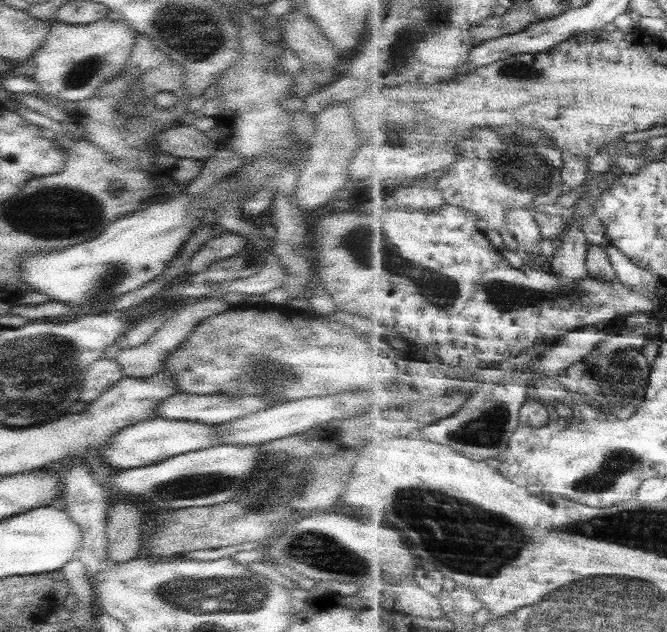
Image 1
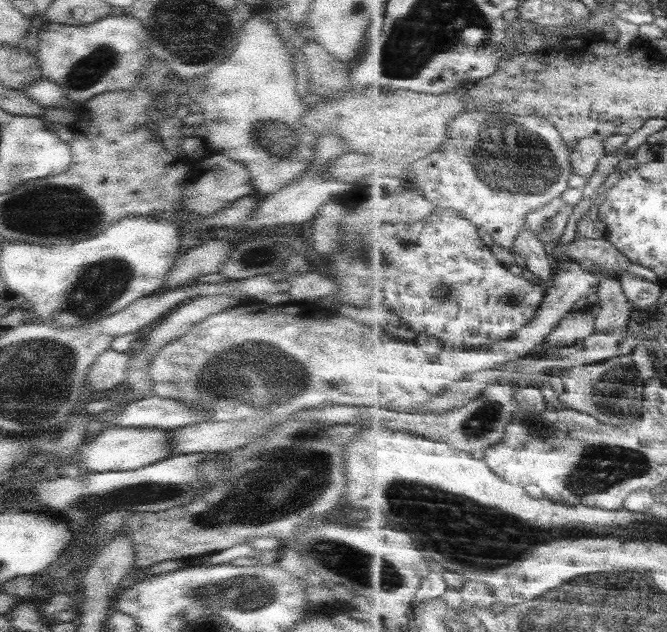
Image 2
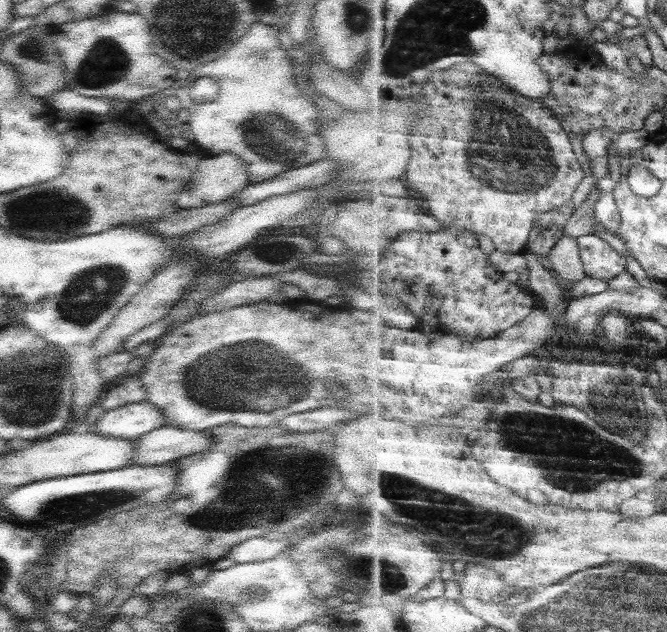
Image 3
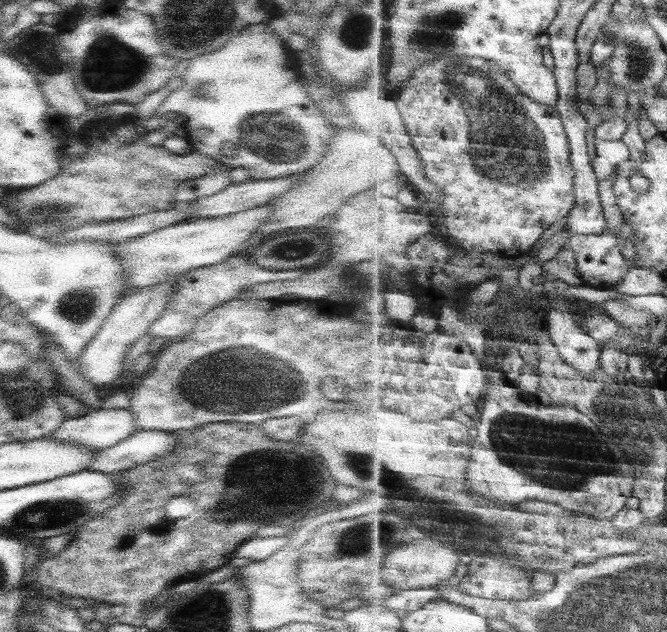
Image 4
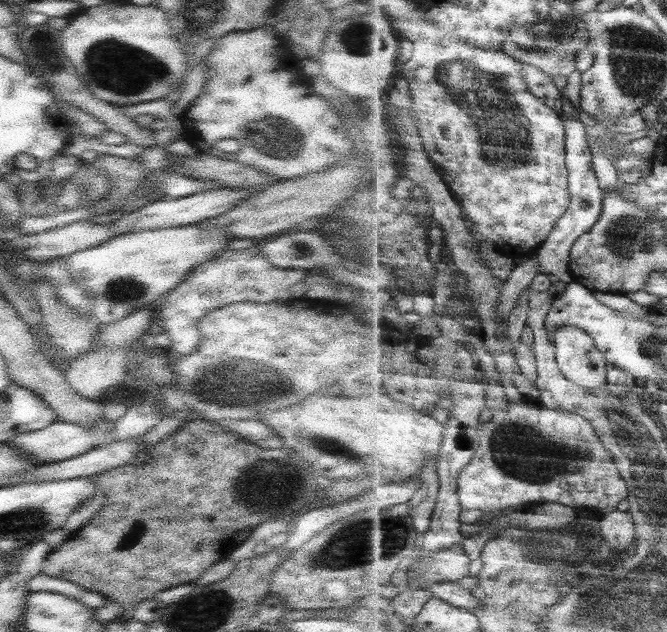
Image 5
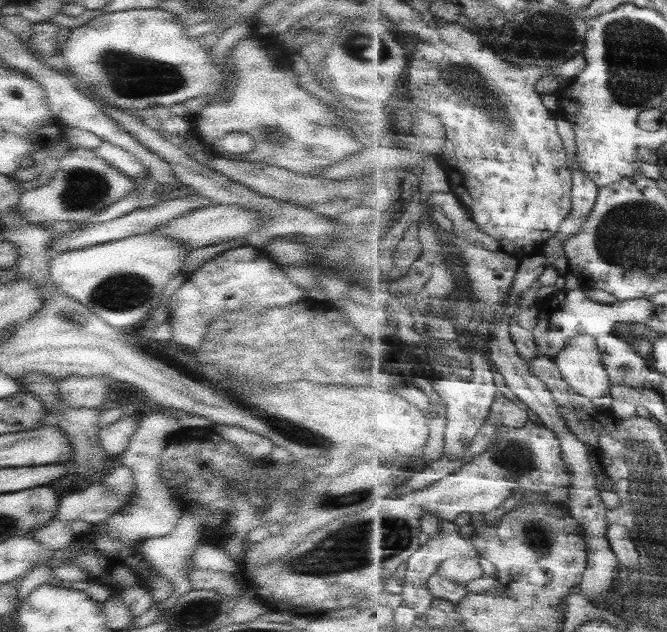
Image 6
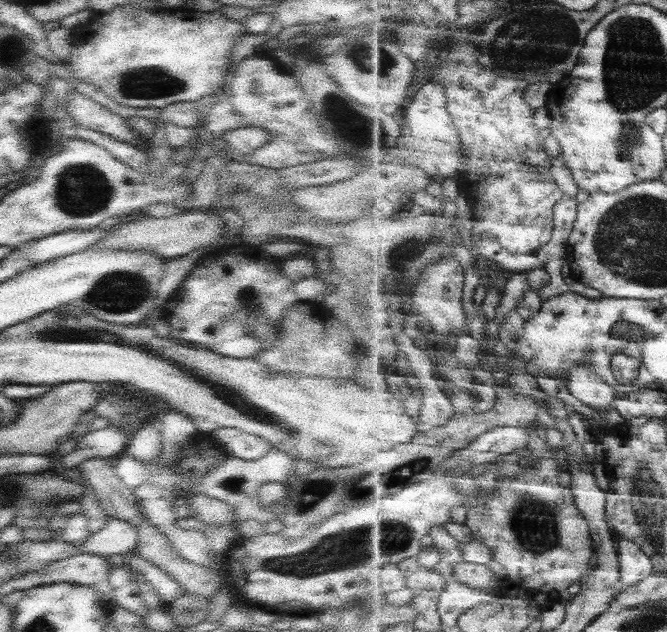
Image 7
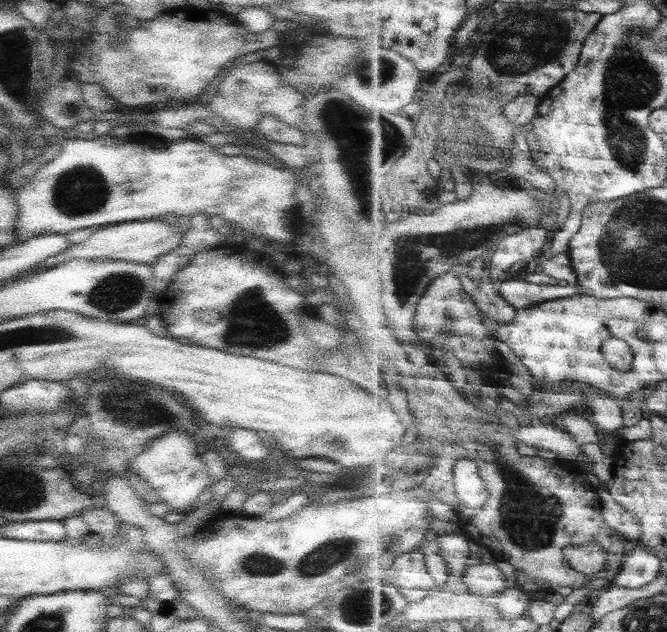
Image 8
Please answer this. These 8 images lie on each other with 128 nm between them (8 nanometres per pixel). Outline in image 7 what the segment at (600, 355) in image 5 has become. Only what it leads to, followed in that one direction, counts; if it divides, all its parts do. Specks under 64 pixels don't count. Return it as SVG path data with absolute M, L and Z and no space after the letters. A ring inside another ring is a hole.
M575 366L566 374L568 391L584 405L604 411L615 400L616 390L587 366Z

